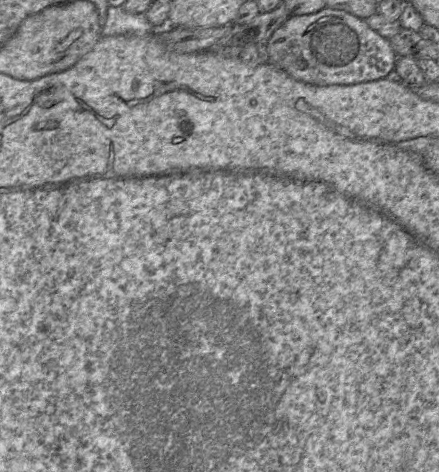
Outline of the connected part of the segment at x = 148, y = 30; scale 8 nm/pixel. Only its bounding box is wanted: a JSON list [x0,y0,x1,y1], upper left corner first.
[102,6,155,36]

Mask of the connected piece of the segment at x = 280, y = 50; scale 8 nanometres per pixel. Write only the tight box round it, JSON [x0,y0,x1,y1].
[266,7,398,86]

